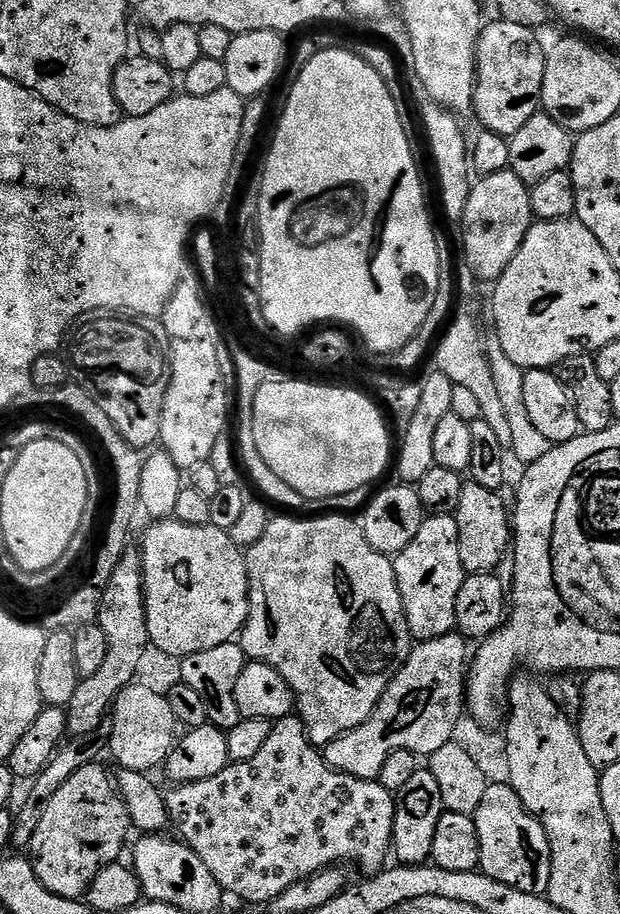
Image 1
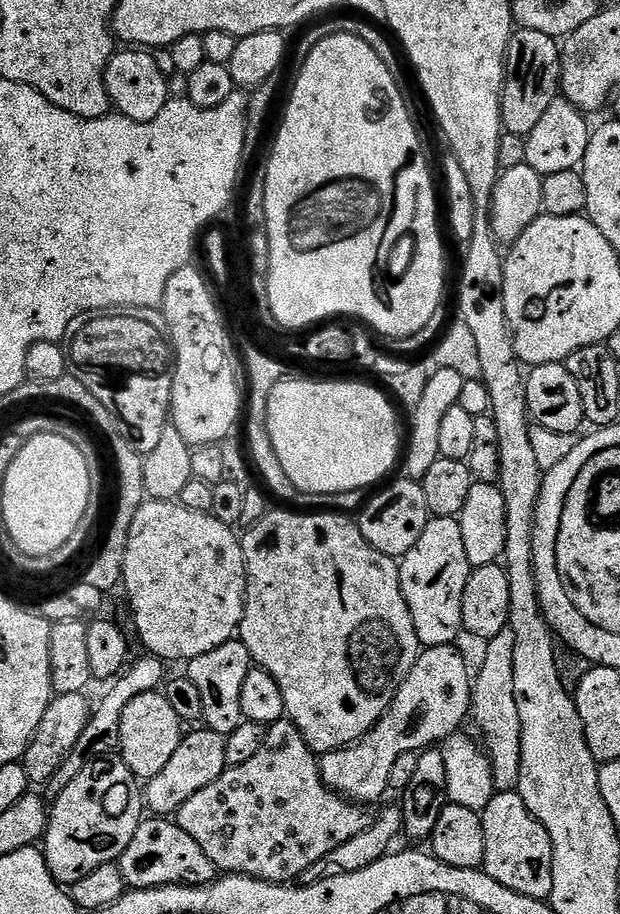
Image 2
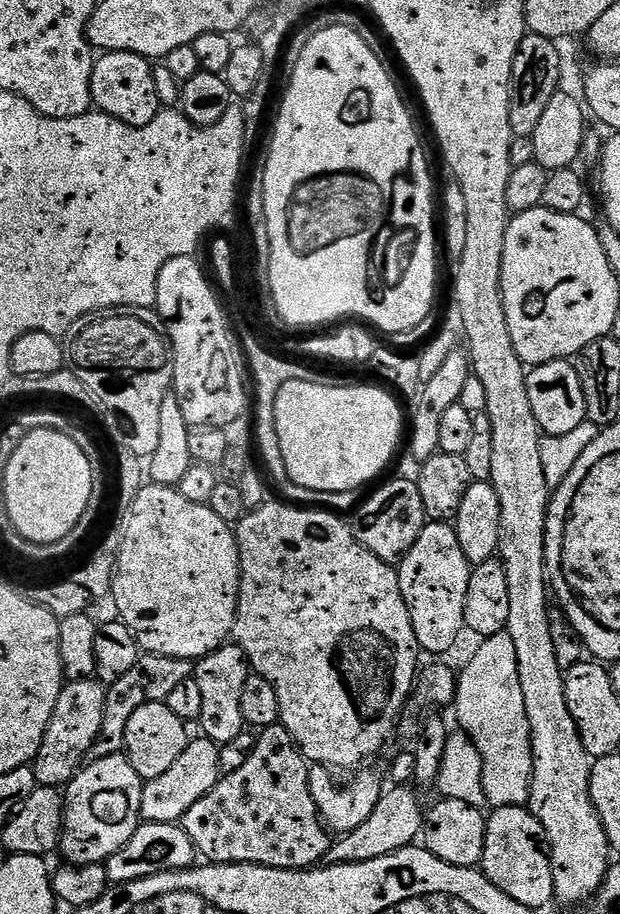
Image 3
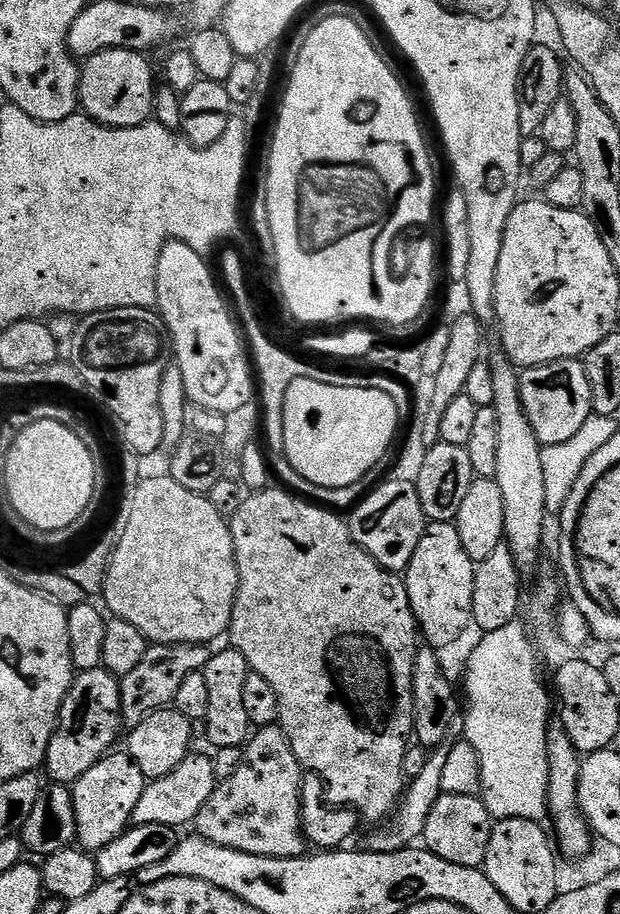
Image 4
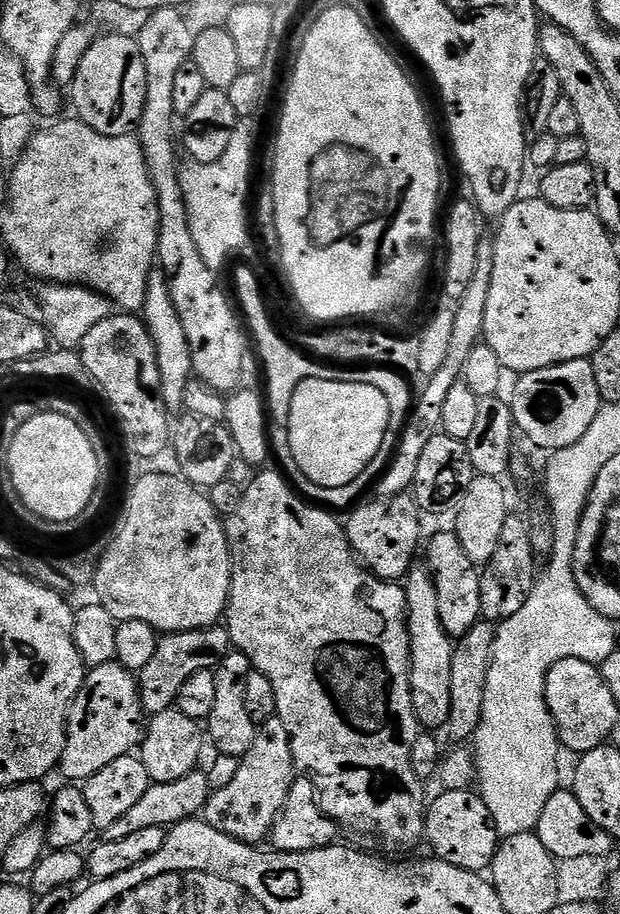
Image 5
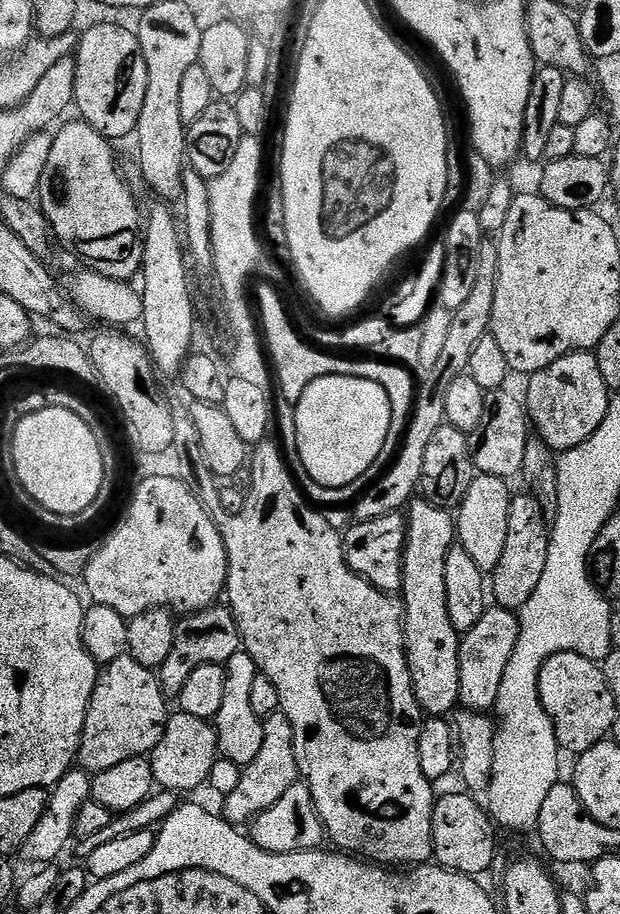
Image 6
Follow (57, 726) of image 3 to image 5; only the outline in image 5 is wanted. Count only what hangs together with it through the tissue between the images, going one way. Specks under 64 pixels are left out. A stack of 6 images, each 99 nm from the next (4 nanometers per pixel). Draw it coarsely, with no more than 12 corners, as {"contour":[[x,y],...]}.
{"contour":[[88,668],[59,775],[87,782],[146,731],[137,677]]}

